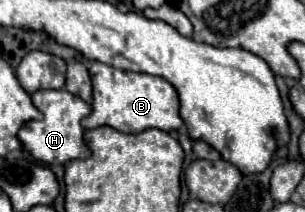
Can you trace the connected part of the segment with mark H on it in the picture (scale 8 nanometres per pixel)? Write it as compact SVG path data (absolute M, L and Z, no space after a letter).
M38 90L32 94L34 106L42 112L42 120L32 120L20 128L22 146L40 162L66 164L76 158L88 158L92 152L84 144L84 128L80 120L92 112L92 106L68 90Z

